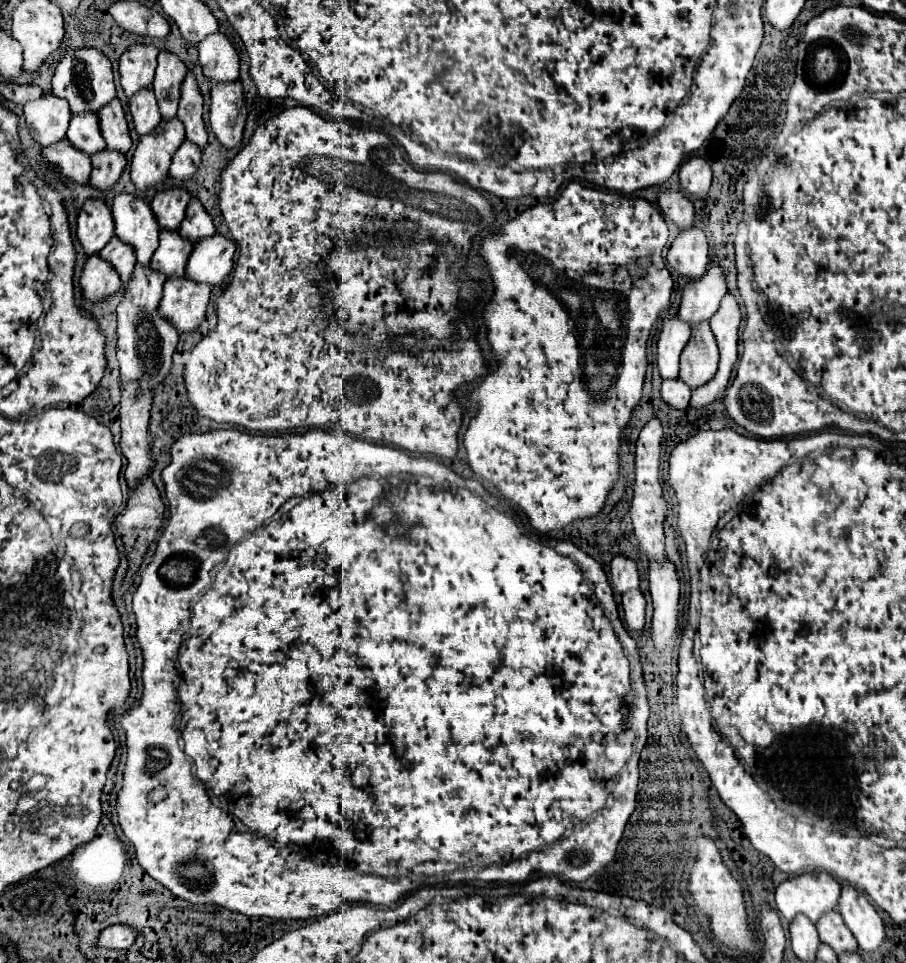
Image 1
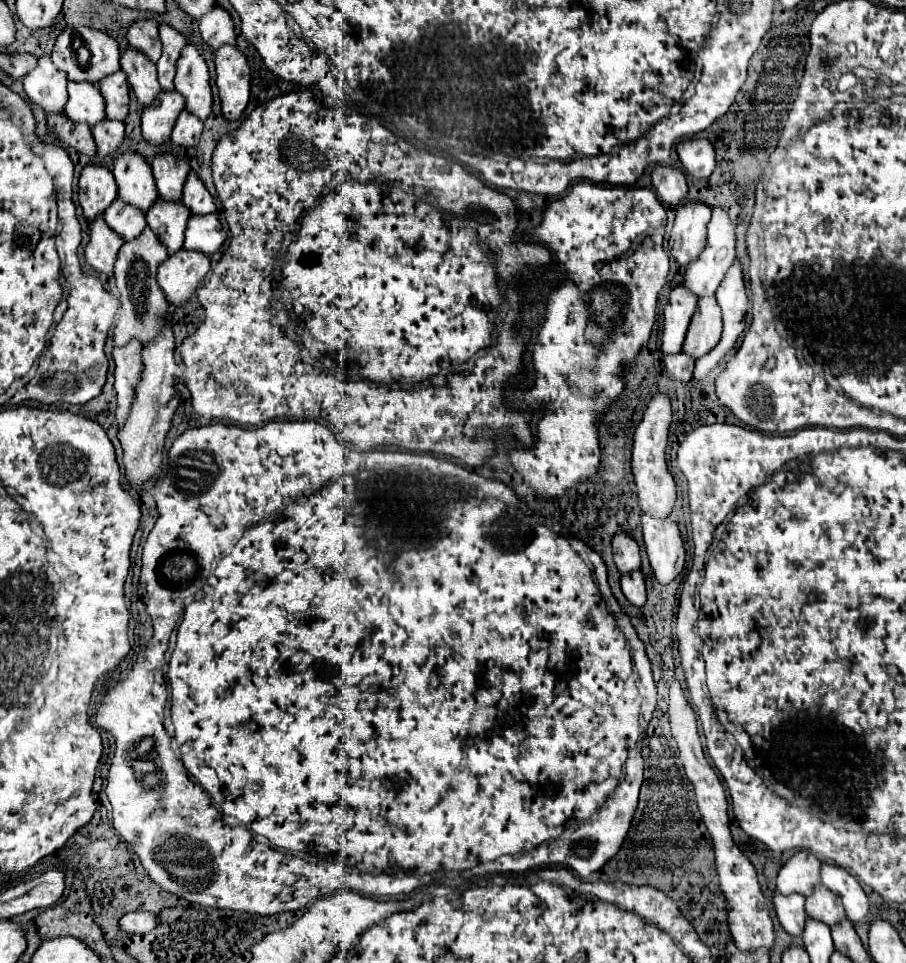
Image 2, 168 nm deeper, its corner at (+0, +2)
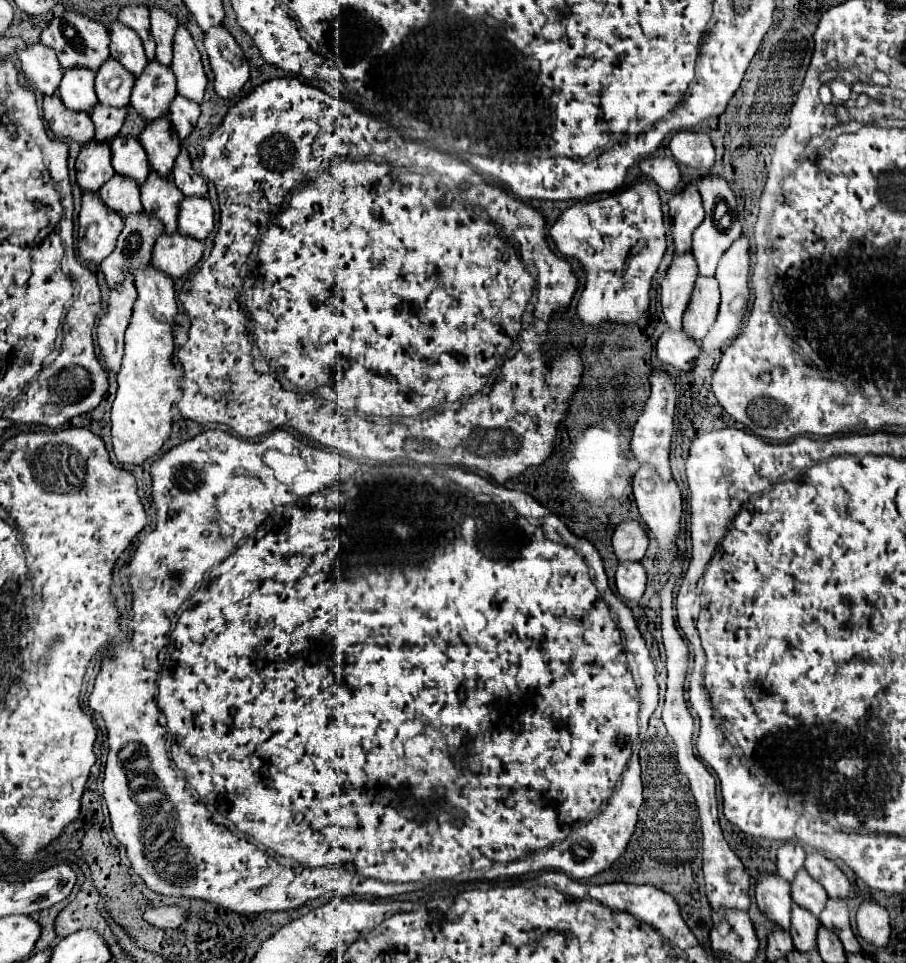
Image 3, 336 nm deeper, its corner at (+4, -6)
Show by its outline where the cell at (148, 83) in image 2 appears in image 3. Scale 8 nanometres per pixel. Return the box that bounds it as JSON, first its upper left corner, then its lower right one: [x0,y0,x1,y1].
[110,22,148,78]

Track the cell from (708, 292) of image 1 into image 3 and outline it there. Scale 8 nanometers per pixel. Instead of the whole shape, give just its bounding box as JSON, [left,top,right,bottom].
[692,176,742,276]

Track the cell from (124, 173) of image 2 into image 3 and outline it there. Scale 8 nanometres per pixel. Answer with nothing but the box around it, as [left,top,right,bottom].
[110,134,150,186]

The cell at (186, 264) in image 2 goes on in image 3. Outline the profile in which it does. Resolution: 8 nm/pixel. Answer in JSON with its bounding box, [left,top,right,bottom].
[152,234,204,282]

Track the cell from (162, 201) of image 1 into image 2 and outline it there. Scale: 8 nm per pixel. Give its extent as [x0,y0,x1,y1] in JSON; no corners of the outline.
[152,152,190,200]

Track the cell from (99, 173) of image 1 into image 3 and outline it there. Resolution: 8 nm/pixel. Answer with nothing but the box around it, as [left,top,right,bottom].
[90,104,126,142]

